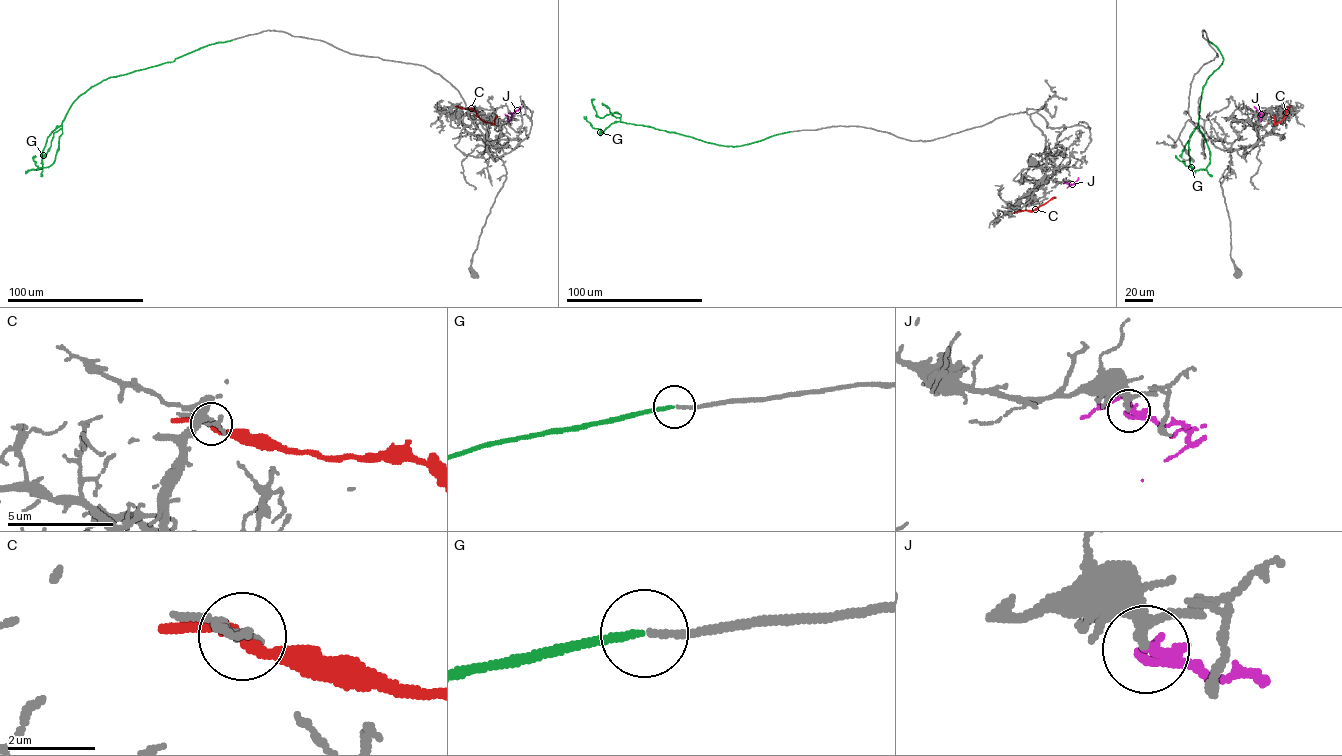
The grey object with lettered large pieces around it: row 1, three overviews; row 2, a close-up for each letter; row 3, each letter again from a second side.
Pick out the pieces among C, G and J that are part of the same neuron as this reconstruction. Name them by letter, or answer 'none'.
G, J

